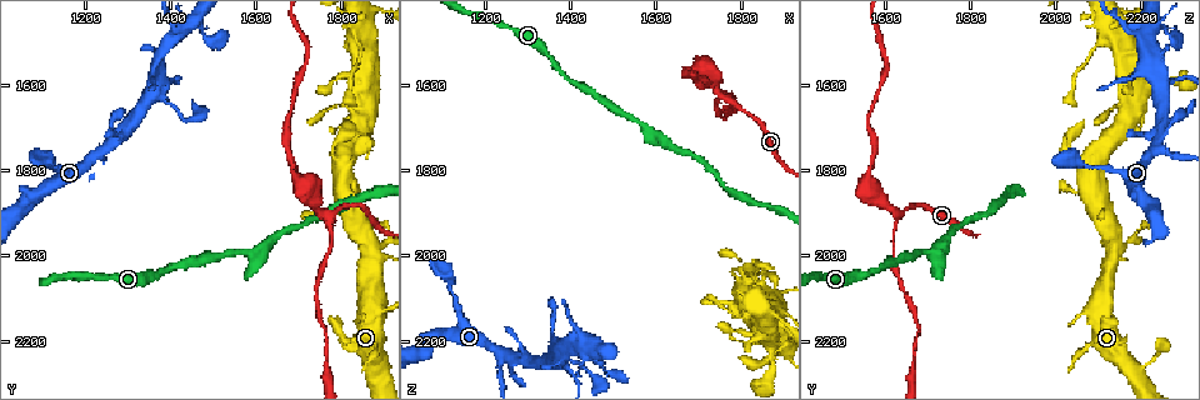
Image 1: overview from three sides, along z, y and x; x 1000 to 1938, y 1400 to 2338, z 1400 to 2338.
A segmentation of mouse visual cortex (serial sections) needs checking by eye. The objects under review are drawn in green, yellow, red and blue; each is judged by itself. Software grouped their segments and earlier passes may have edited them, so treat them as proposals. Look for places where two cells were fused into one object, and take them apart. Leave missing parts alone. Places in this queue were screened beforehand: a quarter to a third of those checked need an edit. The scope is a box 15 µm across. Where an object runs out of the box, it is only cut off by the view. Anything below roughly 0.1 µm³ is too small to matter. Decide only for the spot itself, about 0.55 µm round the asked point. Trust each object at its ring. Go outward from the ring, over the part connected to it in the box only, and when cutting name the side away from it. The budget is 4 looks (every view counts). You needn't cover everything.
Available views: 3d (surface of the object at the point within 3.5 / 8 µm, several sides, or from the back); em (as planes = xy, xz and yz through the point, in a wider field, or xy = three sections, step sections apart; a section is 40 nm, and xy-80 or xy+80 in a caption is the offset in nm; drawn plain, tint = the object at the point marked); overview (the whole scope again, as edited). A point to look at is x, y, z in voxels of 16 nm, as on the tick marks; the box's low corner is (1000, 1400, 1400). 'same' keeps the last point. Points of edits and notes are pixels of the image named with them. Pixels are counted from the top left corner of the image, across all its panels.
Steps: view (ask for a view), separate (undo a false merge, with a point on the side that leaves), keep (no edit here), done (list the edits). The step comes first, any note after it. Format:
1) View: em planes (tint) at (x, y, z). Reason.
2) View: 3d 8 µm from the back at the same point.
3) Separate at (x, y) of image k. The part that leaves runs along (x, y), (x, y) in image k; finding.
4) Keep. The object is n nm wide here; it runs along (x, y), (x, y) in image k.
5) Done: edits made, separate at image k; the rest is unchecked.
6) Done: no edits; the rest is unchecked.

View: em xy step 3 (tint) at (1440, 1465, 2225).

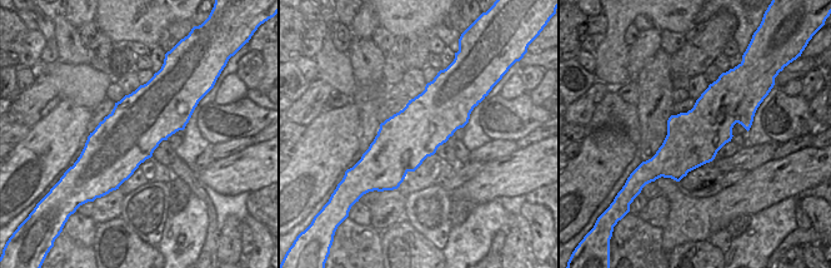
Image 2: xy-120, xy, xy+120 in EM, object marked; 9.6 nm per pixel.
View: 3d 3.5 µm at the same point.

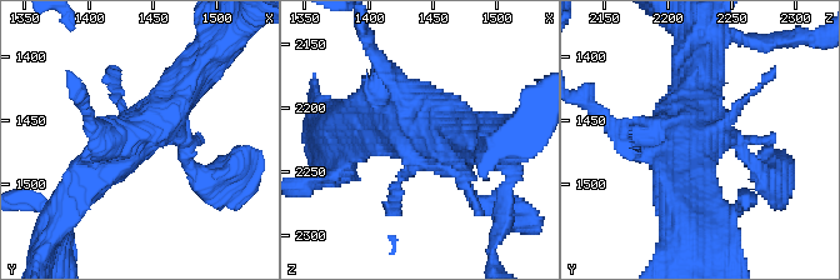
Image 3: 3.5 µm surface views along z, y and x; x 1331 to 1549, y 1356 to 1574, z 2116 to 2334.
Keep. It runs along (343, 119), (388, 115), (465, 183) in image 3; all the same cell.

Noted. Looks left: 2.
View: 3d 3.5 µm at (1395, 1600, 2275). Thick turns thin.

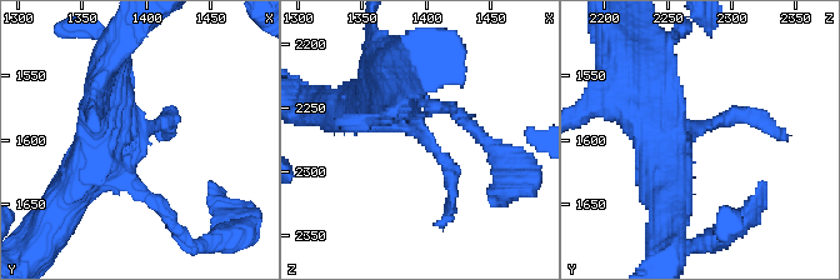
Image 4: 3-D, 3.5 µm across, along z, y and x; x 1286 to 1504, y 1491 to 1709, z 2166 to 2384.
View: em xy step 5 (tint) at (1396, 1594, 2268). Now the EM.

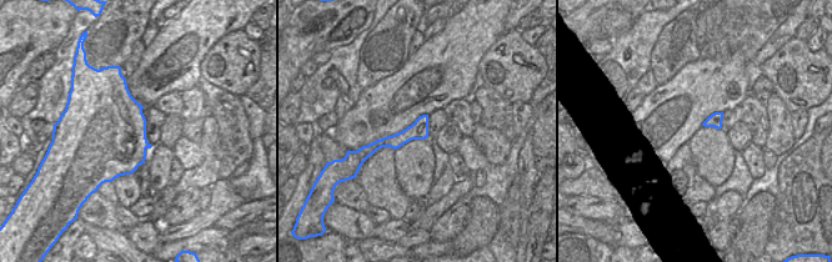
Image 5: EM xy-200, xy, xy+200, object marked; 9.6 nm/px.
Keep. Continuous, no second cell.

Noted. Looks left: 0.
Done: no edits; the rest is unchecked.

